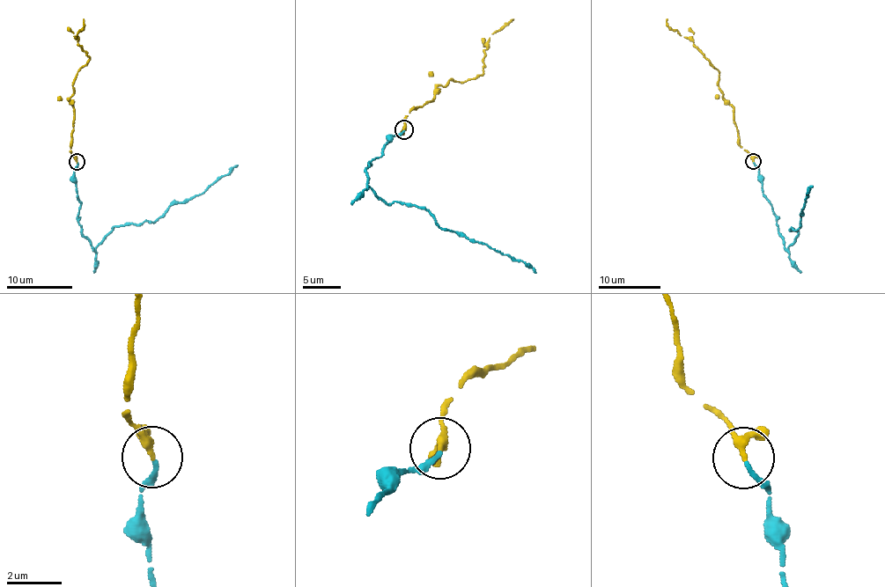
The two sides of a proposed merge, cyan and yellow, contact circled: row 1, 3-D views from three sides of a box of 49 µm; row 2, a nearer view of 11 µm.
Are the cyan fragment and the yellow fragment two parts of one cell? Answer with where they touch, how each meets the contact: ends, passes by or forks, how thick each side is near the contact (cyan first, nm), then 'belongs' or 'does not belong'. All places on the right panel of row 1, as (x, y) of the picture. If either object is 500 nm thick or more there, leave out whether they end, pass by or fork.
place (753, 161); cyan ends; yellow passes by; calibres 160 and 220 nm; belongs

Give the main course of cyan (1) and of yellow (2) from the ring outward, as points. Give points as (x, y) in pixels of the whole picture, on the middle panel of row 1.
1: (404, 130), (367, 163), (369, 187), (391, 205), (423, 208), (442, 228), (521, 260), (536, 273)
2: (404, 130), (406, 115), (433, 101), (441, 84), (452, 79), (466, 82), (483, 72), (487, 41), (512, 20)

